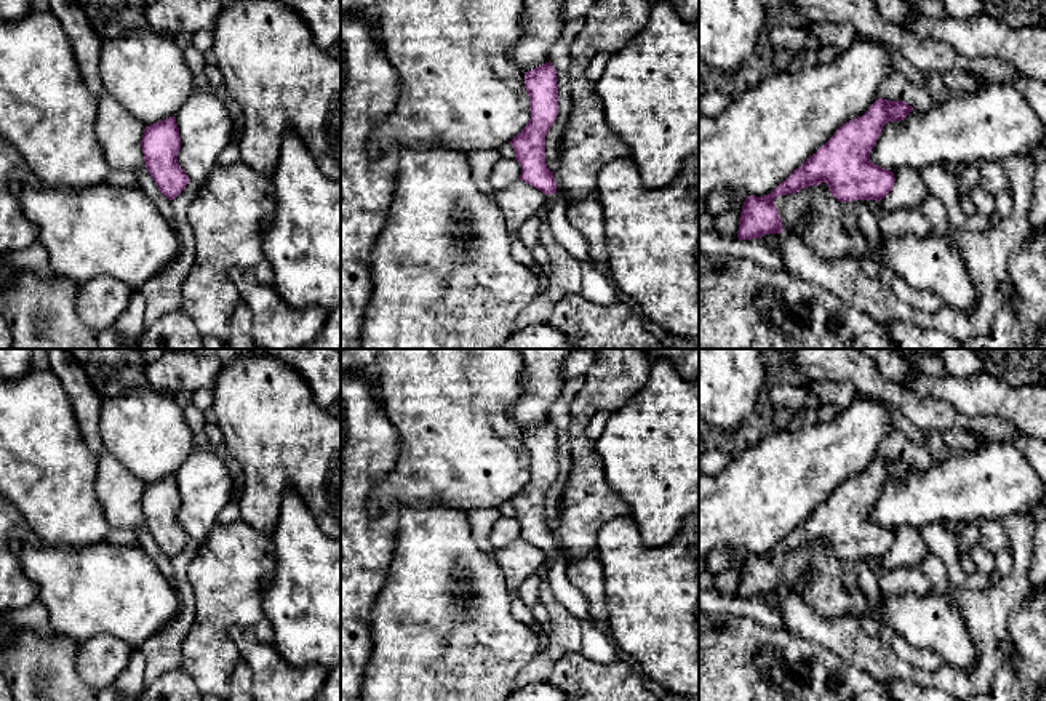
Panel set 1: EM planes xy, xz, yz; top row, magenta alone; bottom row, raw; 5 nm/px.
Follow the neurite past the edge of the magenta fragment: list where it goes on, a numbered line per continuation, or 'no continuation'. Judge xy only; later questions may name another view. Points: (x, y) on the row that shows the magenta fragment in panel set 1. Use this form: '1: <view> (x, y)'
no continuation

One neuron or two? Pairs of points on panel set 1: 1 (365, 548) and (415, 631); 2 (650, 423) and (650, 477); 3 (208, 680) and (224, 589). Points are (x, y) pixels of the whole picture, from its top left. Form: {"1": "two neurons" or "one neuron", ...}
{"1": "two neurons", "2": "one neuron", "3": "one neuron"}

